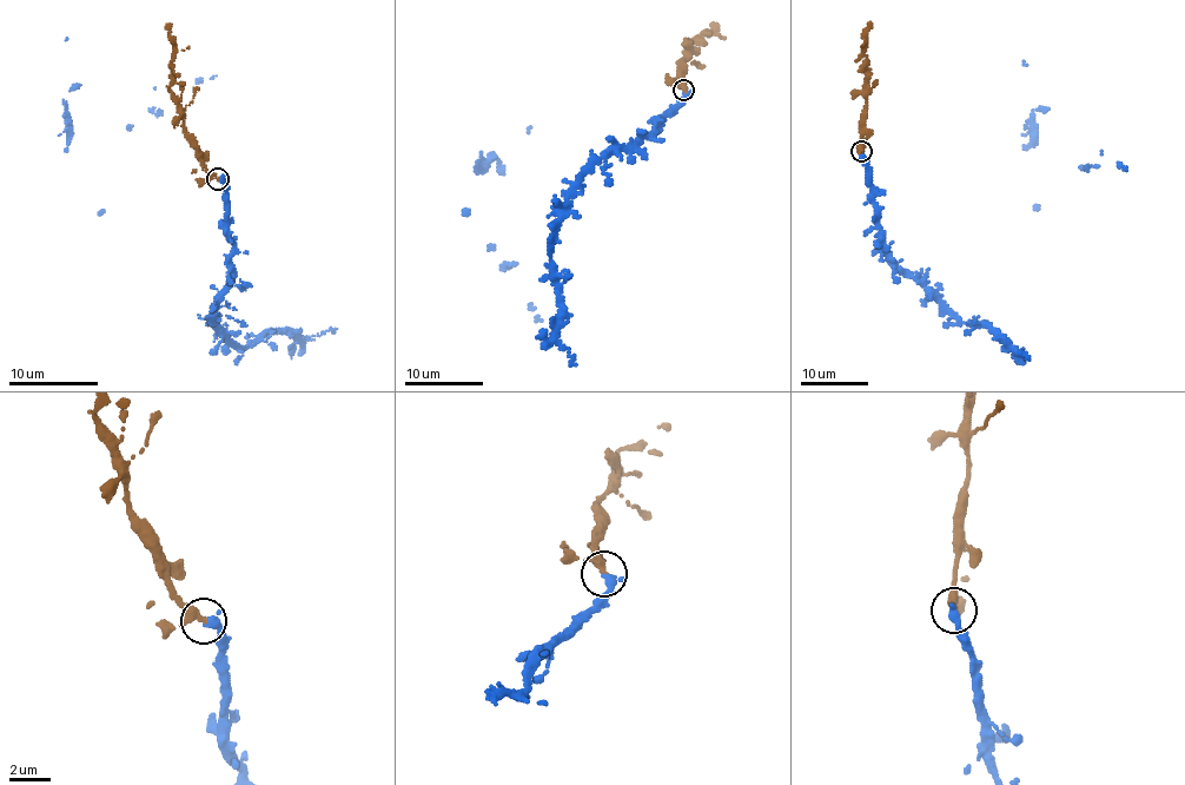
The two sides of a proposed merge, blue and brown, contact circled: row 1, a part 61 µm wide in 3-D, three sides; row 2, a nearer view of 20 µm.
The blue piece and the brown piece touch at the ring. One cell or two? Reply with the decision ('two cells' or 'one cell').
one cell

